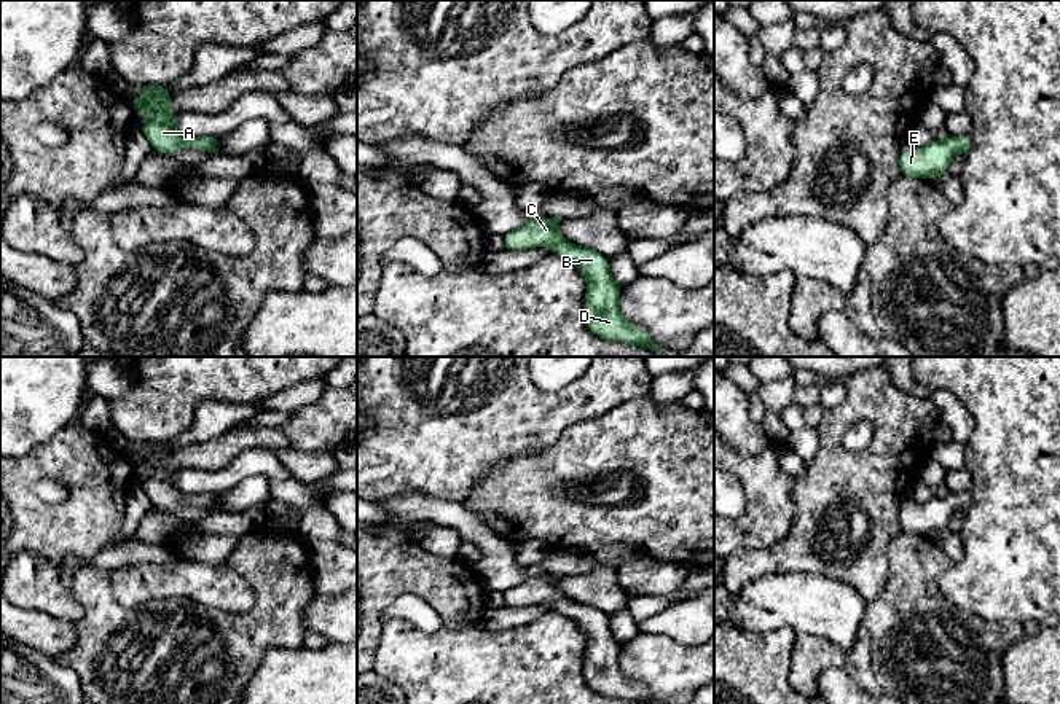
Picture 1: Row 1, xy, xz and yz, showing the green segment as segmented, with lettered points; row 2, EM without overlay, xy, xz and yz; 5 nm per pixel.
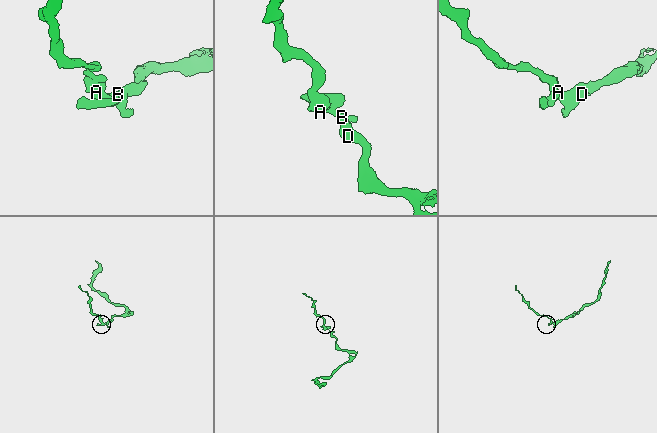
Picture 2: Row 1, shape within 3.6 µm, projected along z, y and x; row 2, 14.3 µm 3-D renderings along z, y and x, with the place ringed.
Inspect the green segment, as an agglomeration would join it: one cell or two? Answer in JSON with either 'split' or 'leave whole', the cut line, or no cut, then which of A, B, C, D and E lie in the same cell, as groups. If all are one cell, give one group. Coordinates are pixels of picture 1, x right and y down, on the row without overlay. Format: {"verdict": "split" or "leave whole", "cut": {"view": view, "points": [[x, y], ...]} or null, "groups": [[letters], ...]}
{"verdict": "leave whole", "cut": null, "groups": [["A", "B", "C", "D", "E"]]}

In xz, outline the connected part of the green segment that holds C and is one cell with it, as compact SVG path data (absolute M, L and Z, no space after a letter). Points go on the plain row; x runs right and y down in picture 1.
M532 573L520 585L502 591L505 607L552 604L553 610L572 620L587 634L582 675L591 690L633 702L658 704L641 683L622 674L618 664L622 643L610 631L609 616L596 607L567 599L556 585L561 577Z

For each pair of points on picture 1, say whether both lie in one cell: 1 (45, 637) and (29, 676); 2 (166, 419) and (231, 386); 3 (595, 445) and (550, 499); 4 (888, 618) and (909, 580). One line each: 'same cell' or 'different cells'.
1: different cells
2: same cell
3: same cell
4: same cell

